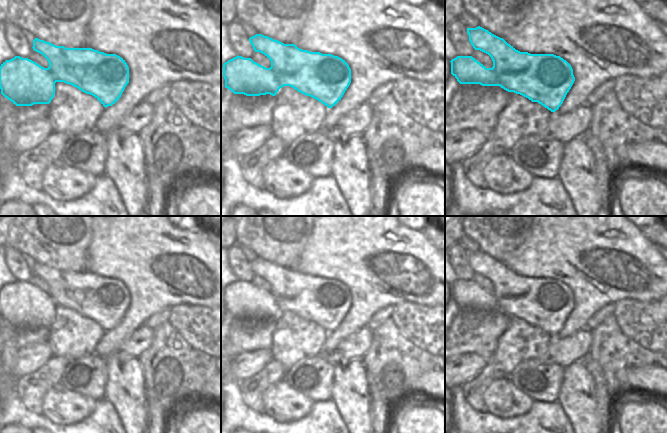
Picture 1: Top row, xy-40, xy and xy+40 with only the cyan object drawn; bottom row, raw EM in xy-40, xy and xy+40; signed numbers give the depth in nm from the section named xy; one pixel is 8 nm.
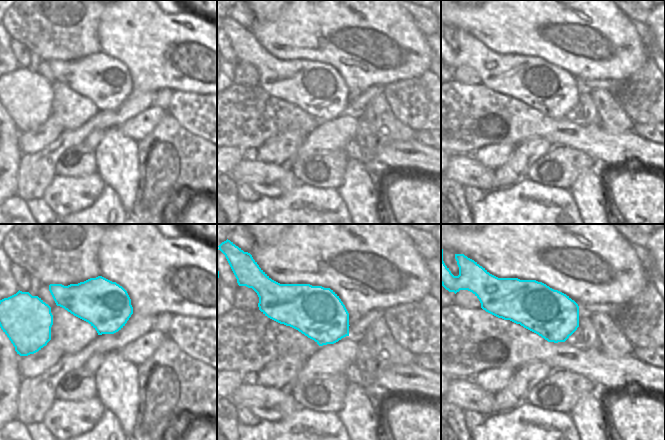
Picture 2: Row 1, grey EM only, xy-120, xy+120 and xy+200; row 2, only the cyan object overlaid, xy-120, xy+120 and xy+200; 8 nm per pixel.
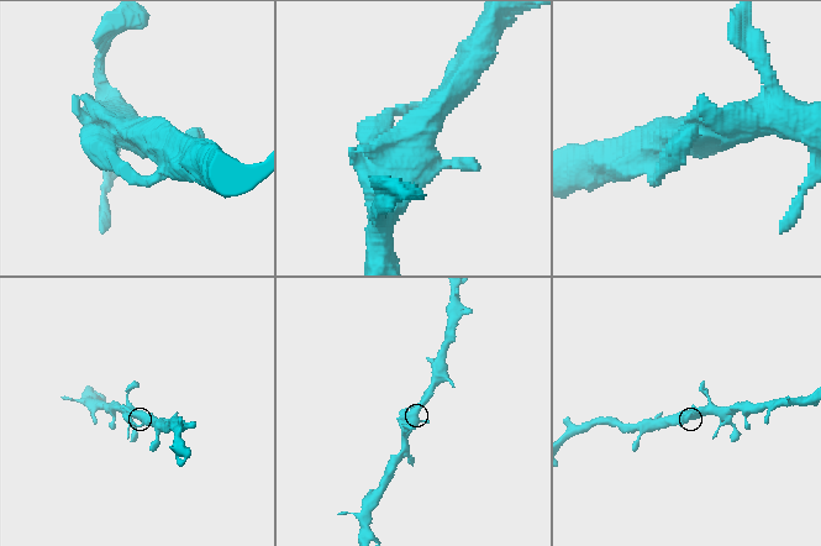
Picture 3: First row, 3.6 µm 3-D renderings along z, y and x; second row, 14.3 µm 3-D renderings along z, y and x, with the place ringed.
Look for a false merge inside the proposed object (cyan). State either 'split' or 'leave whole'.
leave whole

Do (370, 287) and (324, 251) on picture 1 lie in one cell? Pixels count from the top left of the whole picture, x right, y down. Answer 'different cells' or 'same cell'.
same cell

